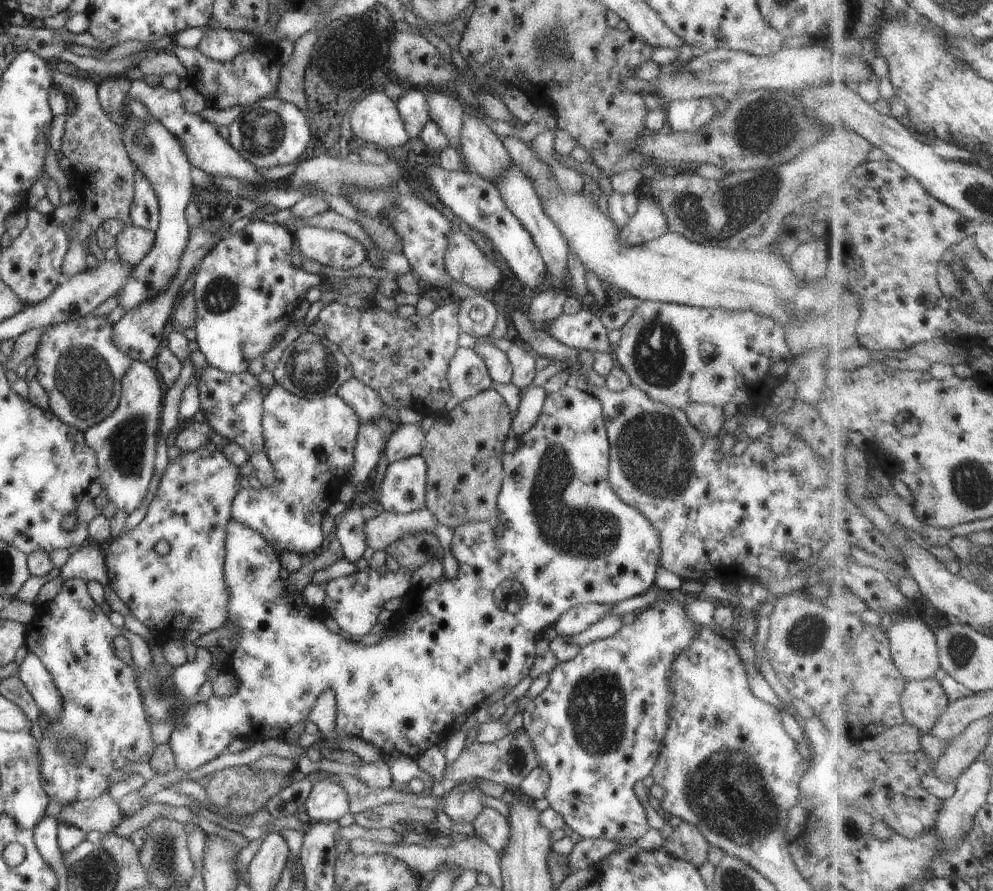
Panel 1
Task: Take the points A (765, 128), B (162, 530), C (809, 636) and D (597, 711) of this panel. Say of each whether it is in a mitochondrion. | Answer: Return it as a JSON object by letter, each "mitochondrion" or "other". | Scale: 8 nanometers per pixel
{"A":"mitochondrion","B":"other","C":"mitochondrion","D":"mitochondrion"}

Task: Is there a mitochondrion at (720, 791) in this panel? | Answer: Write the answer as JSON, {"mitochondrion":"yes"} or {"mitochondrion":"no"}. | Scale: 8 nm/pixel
{"mitochondrion":"yes"}

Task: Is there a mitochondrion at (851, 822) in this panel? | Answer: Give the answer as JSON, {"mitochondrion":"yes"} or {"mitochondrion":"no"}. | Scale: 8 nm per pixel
{"mitochondrion":"yes"}

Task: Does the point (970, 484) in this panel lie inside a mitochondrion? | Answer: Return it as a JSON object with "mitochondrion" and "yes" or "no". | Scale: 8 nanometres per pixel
{"mitochondrion":"yes"}

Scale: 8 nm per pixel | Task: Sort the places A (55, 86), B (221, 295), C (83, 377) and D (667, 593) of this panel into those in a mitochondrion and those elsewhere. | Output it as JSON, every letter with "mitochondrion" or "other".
{"A":"other","B":"mitochondrion","C":"mitochondrion","D":"other"}

